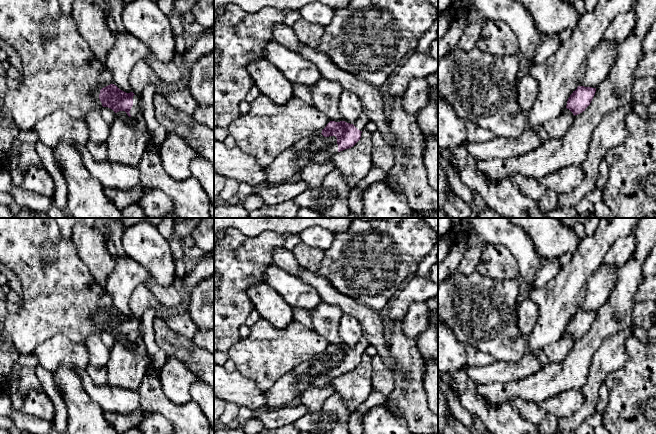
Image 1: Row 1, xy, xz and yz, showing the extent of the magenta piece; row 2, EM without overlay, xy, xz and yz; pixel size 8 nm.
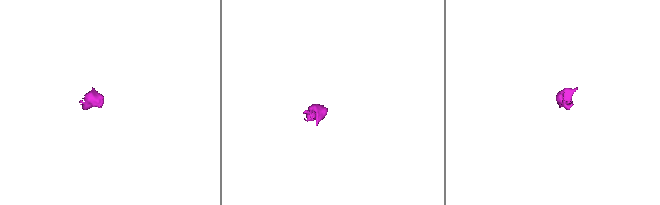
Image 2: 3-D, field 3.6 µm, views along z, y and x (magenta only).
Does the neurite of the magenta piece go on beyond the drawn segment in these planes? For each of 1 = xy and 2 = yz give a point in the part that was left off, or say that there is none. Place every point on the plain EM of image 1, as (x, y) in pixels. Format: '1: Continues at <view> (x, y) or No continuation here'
1: Continues at xy (136, 332)
2: No continuation here

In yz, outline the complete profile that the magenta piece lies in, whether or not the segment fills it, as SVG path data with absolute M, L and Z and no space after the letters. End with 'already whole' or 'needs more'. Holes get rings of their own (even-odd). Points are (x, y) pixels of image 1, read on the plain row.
M578 310L568 322L566 332L569 333L574 340L582 337L590 329L595 316L596 312Z; already whole

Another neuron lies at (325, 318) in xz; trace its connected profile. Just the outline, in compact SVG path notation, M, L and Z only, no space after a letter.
M321 302L311 313L313 330L324 337L330 345L343 345L339 335L339 321L342 316L343 313L339 307Z

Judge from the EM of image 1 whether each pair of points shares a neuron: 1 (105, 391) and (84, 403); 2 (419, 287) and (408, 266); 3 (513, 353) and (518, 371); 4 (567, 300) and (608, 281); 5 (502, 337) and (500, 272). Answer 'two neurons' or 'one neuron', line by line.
1: two neurons
2: two neurons
3: two neurons
4: two neurons
5: two neurons

